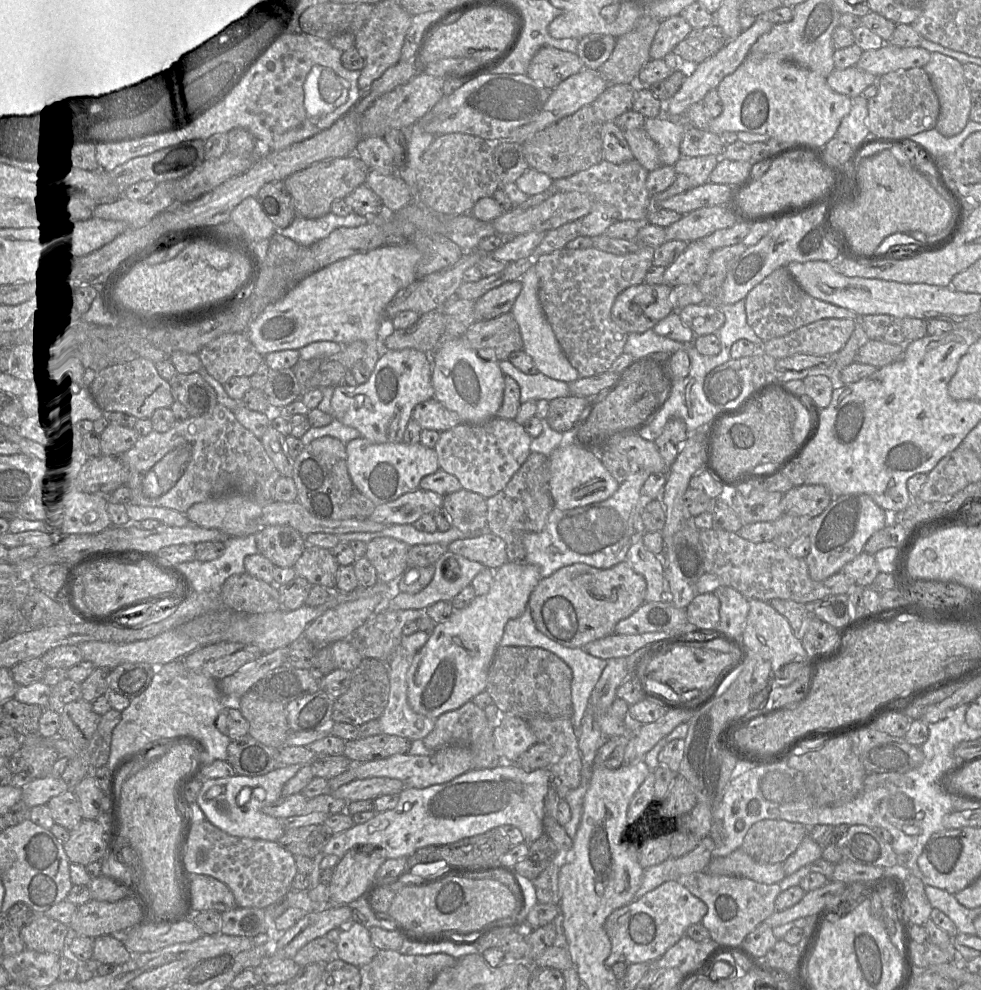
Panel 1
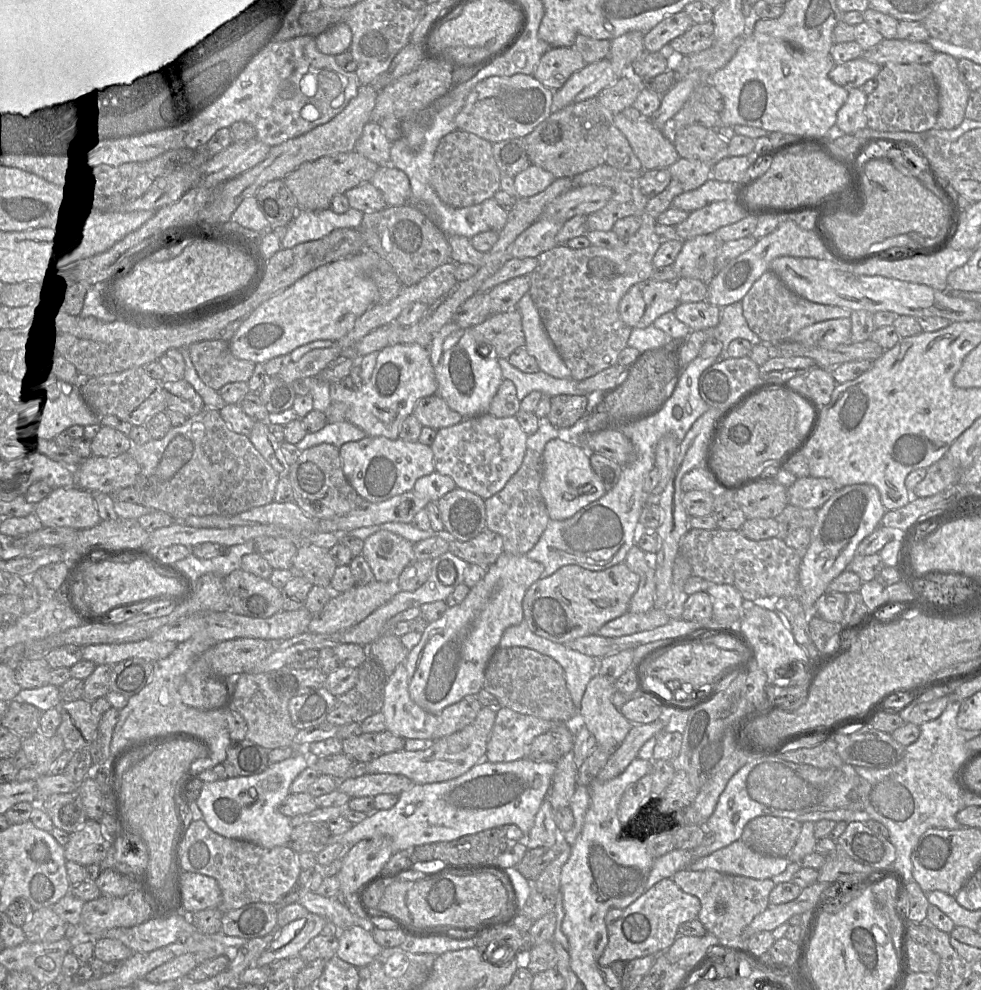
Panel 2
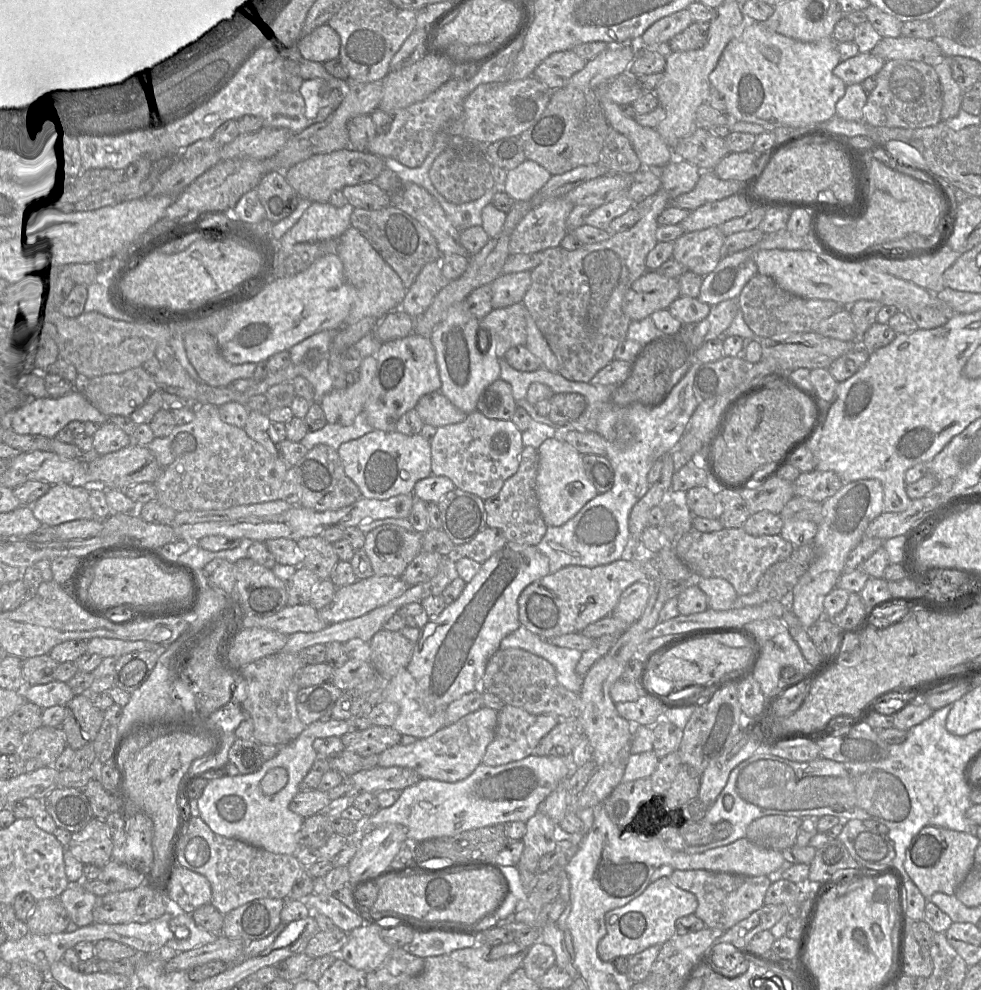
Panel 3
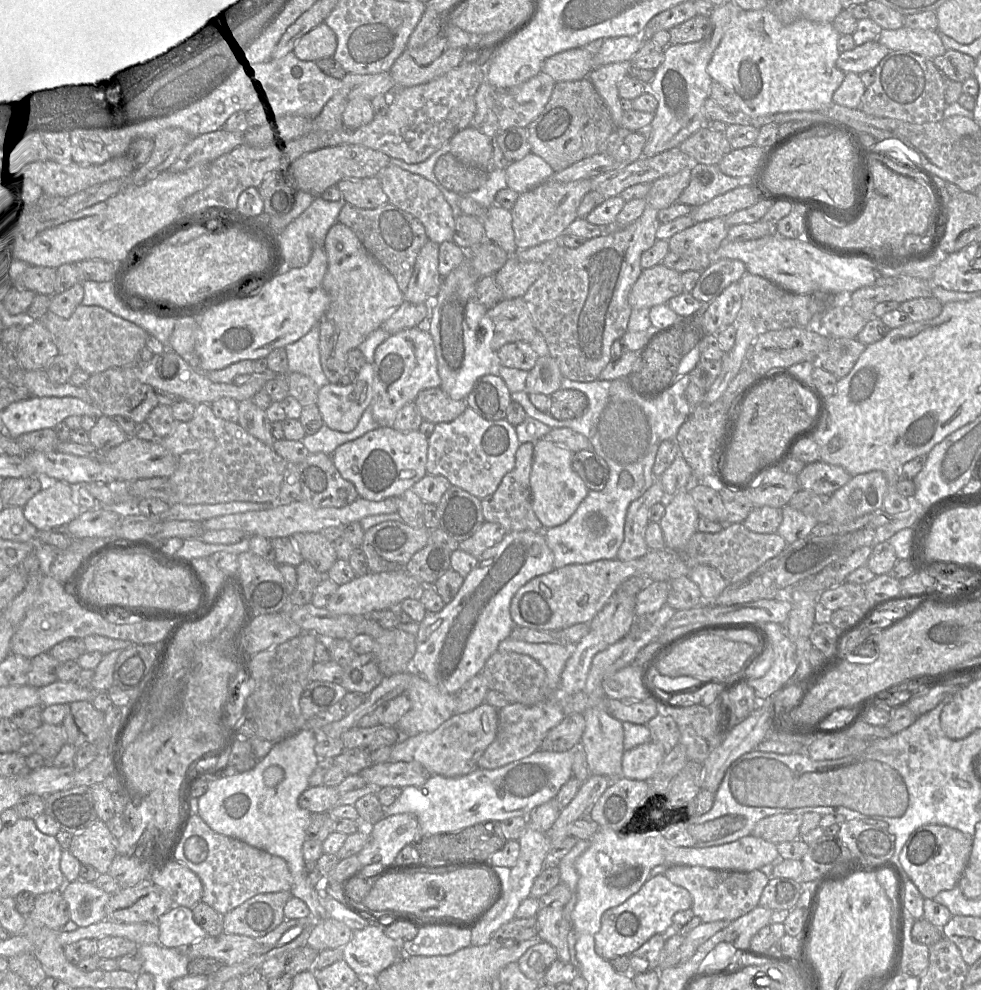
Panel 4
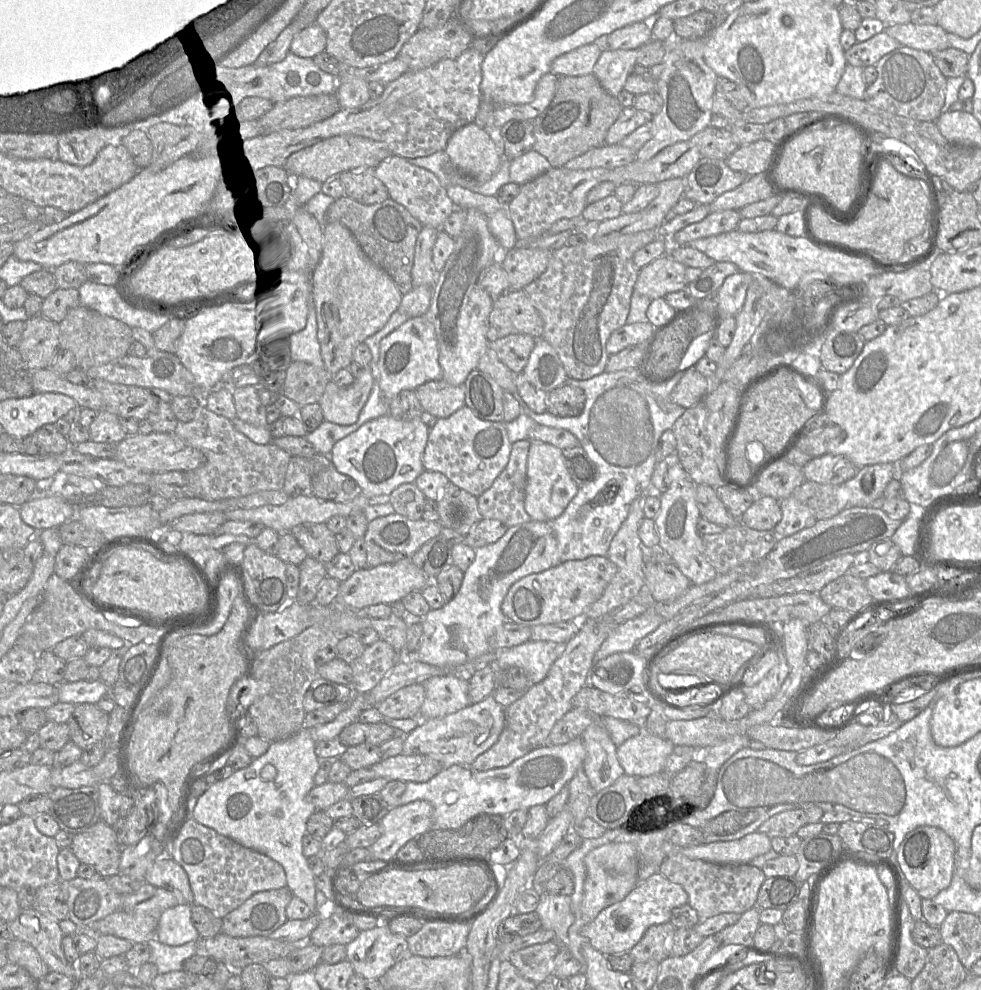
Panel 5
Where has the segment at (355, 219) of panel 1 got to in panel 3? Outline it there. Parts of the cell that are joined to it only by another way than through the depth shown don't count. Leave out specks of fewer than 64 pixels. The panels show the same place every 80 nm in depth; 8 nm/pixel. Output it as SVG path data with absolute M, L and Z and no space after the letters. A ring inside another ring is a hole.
M311 202L297 223L278 241L277 249L291 249L297 243L339 238L351 226L353 210L354 207L348 203L334 207L329 203Z

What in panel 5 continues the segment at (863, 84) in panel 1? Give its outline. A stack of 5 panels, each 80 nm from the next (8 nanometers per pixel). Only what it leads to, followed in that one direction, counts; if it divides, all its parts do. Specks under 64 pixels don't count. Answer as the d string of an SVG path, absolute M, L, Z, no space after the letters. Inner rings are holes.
M883 31L864 42L857 42L845 51L845 59L853 66L875 66L883 56L901 46L899 41Z

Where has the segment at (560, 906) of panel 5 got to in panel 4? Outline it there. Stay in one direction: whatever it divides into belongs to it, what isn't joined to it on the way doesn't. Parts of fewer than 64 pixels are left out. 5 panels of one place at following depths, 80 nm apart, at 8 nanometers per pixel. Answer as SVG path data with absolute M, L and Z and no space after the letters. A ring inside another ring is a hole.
M541 907L535 918L538 923L538 936L542 942L551 944L557 952L558 959L570 962L567 937L572 924L563 915L564 907Z

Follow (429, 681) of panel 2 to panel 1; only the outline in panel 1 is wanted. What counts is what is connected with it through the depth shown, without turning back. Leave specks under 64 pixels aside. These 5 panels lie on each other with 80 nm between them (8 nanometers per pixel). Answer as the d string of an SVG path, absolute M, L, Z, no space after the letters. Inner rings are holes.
M507 561L494 570L493 583L486 594L477 595L467 607L455 609L446 621L436 624L426 644L410 658L407 698L416 713L436 719L445 712L458 709L486 690L489 667L500 646L505 626L509 620L525 612L529 597L541 579L537 566Z

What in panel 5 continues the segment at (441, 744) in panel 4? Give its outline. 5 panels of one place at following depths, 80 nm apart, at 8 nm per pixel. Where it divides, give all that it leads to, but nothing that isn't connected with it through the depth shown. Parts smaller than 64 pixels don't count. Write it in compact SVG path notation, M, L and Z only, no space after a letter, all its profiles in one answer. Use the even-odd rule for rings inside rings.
M492 695L482 701L440 718L420 721L406 736L403 755L425 755L441 763L443 768L452 765L470 766L474 760L500 737L505 725L505 708Z

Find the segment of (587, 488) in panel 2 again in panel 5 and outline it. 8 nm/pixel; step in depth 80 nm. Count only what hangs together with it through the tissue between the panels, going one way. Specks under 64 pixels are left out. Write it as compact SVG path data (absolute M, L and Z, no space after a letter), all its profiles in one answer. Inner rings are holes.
M531 440L527 462L525 510L532 520L552 522L566 509L579 487L570 476L563 450L549 443Z

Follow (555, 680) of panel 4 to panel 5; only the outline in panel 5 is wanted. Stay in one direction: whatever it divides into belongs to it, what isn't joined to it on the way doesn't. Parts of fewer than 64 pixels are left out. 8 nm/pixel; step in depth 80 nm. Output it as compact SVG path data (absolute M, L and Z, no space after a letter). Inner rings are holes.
M530 640L521 645L501 649L495 665L499 669L519 667L524 670L530 682L536 684L546 677L549 669L565 648L566 643Z

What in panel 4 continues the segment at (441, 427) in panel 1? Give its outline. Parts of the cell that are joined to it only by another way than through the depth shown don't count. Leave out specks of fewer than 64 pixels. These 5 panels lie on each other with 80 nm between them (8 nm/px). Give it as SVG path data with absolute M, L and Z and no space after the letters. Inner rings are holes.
M441 387L420 391L414 402L423 420L434 424L451 422L467 408L465 400L453 400Z

